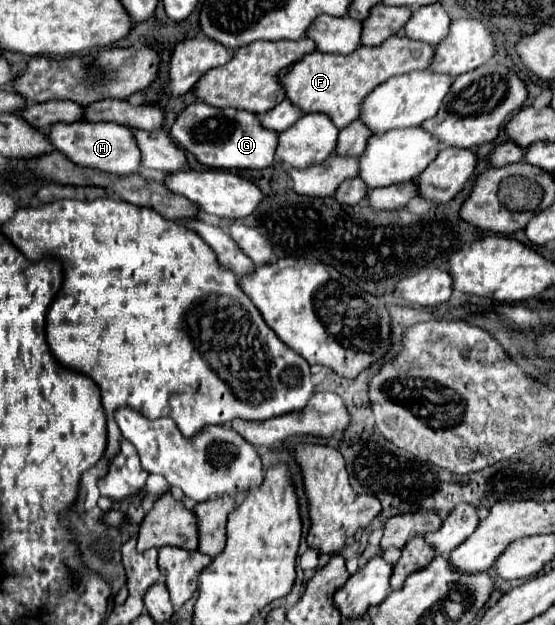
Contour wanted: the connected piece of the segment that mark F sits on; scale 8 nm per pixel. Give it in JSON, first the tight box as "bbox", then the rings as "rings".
{"bbox":[279,37,433,129],"rings":[[[389,37],[385,39],[379,47],[357,47],[353,53],[349,55],[327,55],[327,53],[319,53],[313,51],[309,55],[305,55],[301,61],[293,63],[291,67],[285,67],[279,71],[279,85],[285,91],[285,99],[293,101],[293,105],[301,111],[301,113],[325,113],[333,125],[337,129],[343,129],[345,125],[349,125],[353,119],[357,119],[357,109],[359,103],[363,101],[365,95],[371,93],[373,87],[381,85],[383,81],[387,81],[393,75],[405,75],[411,71],[419,71],[419,69],[427,69],[429,61],[433,57],[433,47],[423,43],[423,41],[413,41],[407,37]]]}

